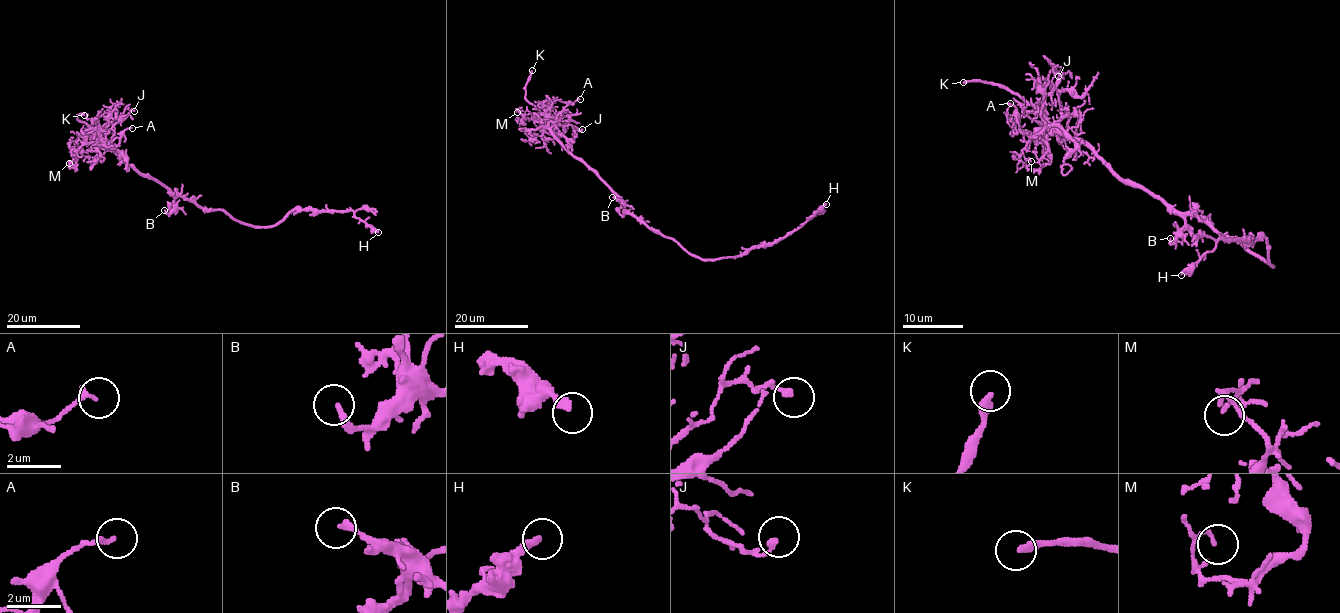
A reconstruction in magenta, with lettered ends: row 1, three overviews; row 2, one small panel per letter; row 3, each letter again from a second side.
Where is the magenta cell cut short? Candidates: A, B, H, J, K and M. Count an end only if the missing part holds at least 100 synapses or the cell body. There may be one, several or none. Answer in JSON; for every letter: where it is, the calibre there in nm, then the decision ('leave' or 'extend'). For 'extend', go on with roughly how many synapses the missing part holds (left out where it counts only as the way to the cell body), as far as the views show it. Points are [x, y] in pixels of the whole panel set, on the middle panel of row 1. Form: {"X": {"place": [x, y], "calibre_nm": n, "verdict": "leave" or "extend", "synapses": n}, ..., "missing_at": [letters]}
{"A": {"place": [580, 99], "calibre_nm": 170, "verdict": "leave"}, "B": {"place": [612, 197], "calibre_nm": 260, "verdict": "leave"}, "H": {"place": [826, 204], "calibre_nm": 200, "verdict": "leave"}, "J": {"place": [582, 129], "calibre_nm": 200, "verdict": "leave"}, "K": {"place": [532, 70], "calibre_nm": 300, "verdict": "extend"}, "M": {"place": [517, 112], "calibre_nm": 140, "verdict": "leave"}, "missing_at": ["K"]}

